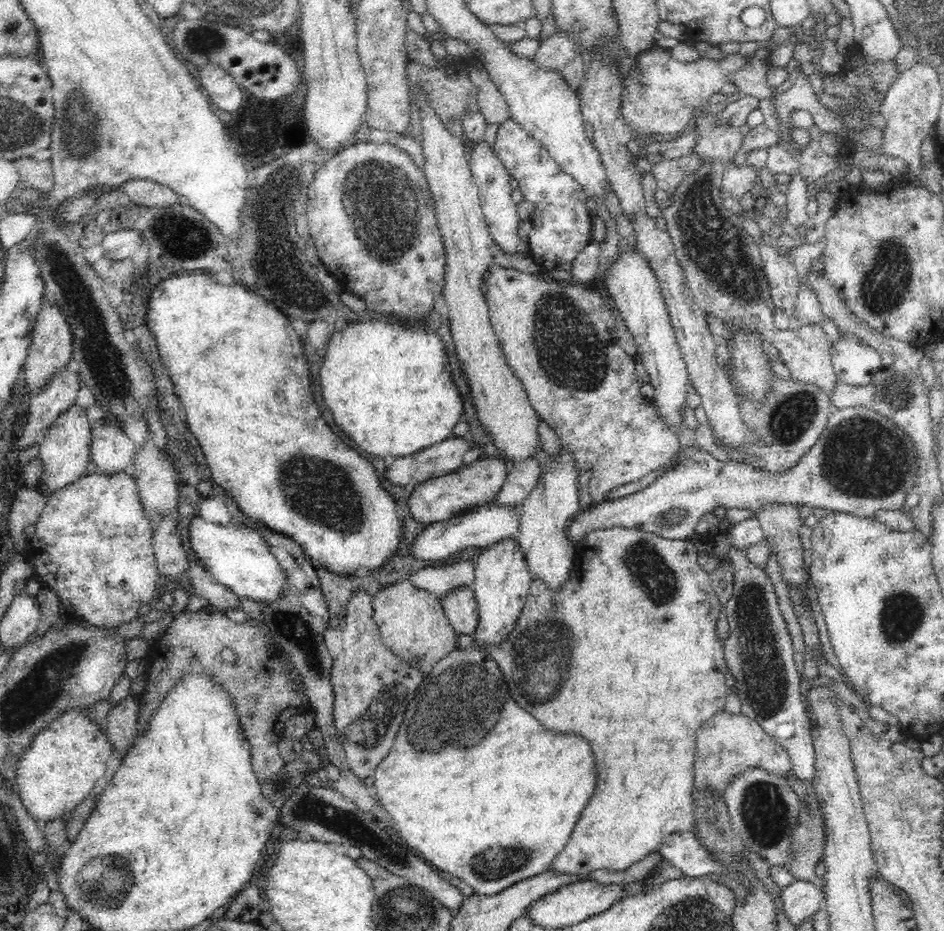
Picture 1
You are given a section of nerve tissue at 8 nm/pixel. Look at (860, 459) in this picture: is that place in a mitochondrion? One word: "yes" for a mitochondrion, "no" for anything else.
yes

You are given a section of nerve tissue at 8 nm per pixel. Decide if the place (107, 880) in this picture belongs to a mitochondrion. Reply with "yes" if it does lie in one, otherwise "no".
yes

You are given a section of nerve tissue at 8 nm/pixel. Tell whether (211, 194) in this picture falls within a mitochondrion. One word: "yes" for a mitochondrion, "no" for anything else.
no

